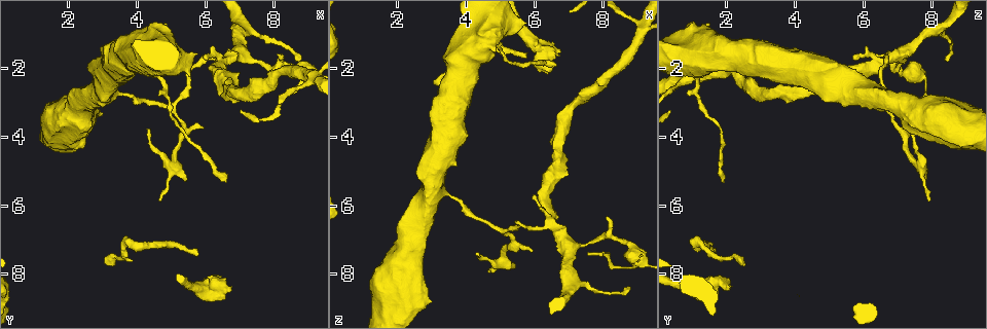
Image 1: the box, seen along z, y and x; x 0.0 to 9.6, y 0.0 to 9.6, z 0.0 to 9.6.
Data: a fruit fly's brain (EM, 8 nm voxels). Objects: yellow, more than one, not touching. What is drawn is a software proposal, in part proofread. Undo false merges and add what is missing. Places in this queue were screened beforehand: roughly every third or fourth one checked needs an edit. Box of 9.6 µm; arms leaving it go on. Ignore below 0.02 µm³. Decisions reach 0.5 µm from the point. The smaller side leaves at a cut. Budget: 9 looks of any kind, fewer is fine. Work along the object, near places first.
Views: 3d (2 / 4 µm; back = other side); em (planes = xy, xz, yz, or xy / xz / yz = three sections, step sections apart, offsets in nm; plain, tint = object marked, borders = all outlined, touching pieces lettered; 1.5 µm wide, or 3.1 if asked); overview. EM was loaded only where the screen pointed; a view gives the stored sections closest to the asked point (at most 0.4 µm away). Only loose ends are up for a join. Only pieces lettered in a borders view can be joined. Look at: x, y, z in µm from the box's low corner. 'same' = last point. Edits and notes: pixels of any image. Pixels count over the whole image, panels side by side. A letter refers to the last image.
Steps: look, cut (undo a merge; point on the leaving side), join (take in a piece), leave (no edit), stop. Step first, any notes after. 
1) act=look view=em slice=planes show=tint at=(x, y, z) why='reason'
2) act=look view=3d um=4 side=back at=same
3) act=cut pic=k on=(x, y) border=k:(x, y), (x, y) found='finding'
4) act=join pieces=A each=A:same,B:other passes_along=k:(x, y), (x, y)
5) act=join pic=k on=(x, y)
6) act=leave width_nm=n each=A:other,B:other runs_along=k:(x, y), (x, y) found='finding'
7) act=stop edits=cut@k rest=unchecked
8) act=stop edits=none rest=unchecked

act=look view=3d um=4 at=(3.35, 2.70, 5.70) why='sudden change in width'

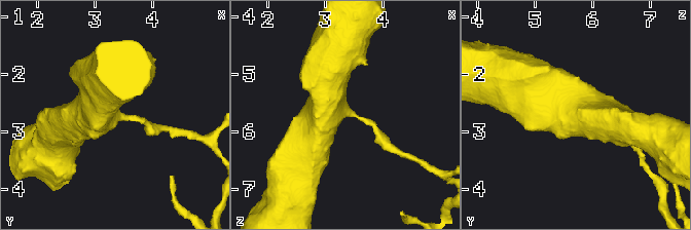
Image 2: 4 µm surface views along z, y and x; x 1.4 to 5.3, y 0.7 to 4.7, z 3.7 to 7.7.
act=look view=em slice=planes show=tint at=(3.35, 2.70, 5.65)

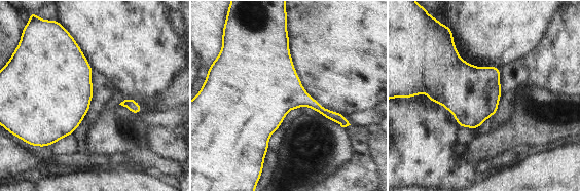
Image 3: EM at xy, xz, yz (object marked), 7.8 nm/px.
act=look view=em slice=planes show=borders at=same why='what lies round it'

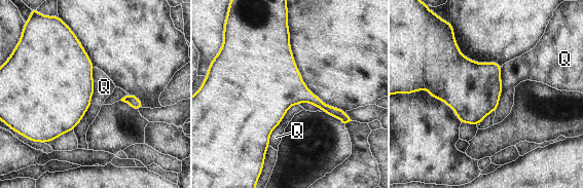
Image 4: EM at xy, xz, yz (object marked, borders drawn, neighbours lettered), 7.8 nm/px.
act=leave each=Q:other border=4:(95, 67), (90, 105), (73, 129) found='one neuron here'

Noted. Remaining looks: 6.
act=look view=em slice=planes show=tint at=(6.50, 1.85, 6.50) why='side arm on a straight run'

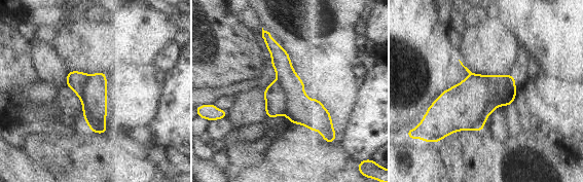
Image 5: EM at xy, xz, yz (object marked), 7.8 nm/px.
act=look view=em slice=planes show=borders at=same why='what lies round it'

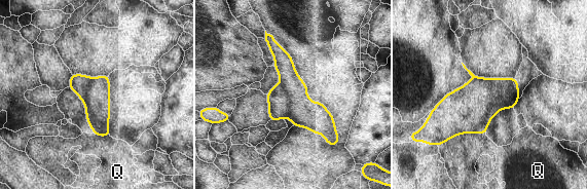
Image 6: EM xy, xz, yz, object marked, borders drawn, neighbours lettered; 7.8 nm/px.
act=cut pic=6 on=(303, 112) each=Q:other border=6:(280, 83), (288, 99), (287, 116) found='two neurons meet here'

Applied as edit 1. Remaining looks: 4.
act=look view=overview

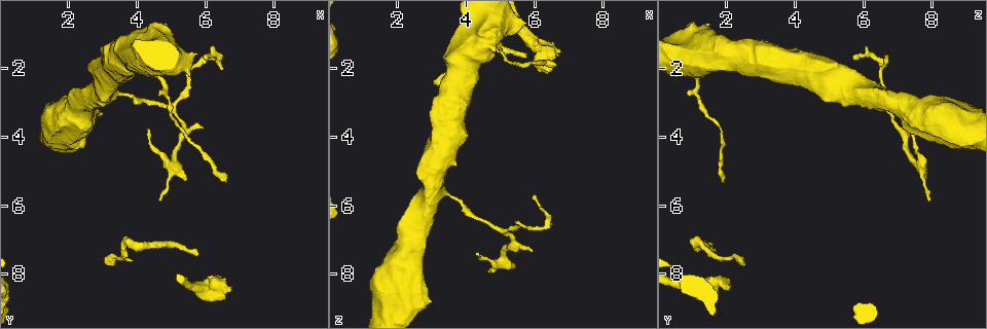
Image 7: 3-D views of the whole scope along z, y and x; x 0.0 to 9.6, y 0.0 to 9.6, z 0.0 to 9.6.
act=look view=em slice=xy step=8 show=borders at=(5.80, 7.40, 1.60) why='free end'

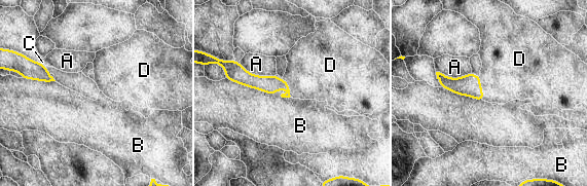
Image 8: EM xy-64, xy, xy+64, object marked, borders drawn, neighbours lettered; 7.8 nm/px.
act=look view=em slice=yz step=4 show=borders at=same why='another direction'

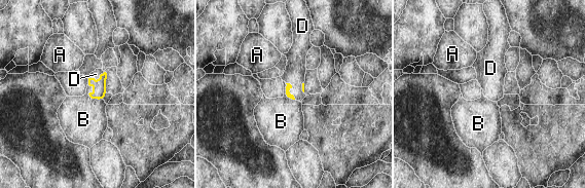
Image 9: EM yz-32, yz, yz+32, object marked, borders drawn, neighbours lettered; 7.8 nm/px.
act=join pieces=D each=A:other,B:other,D:same passes_along=9:(100, 94), (98, 83), (96, 74) found='it goes on there'

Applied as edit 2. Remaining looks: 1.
act=stop edits=cut@6,join@9 rest=unchecked

